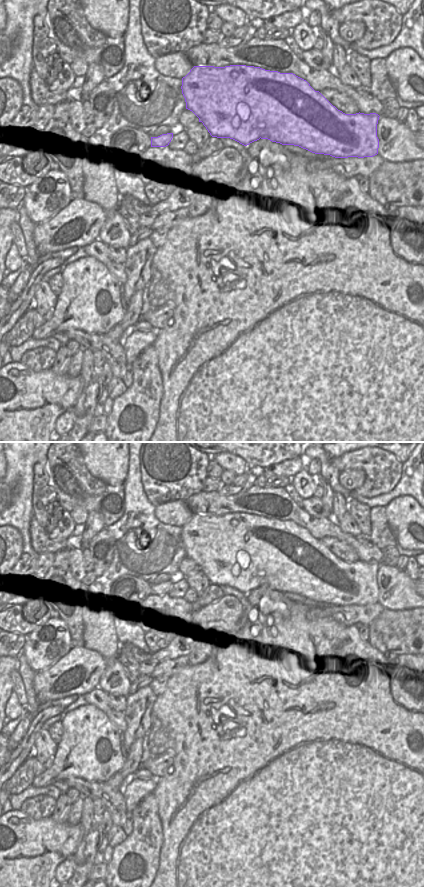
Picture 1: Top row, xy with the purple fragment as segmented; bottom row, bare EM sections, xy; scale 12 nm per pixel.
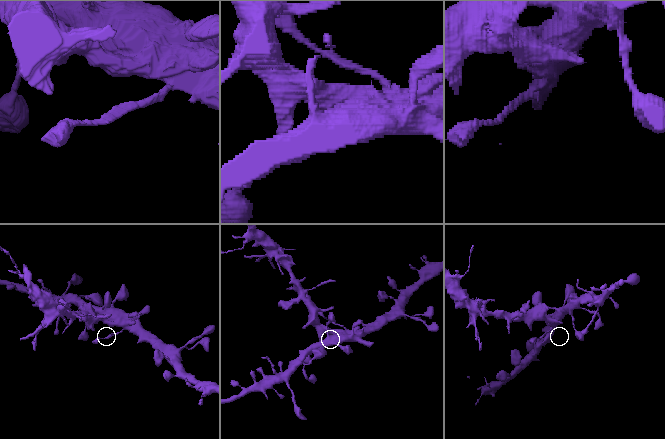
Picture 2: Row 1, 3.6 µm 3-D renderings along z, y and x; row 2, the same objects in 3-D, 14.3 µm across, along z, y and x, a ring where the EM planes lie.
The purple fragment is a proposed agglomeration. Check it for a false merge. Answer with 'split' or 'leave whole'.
split

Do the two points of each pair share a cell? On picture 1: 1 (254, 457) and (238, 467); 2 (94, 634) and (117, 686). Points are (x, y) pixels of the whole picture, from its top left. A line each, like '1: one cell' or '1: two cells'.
1: two cells
2: one cell

